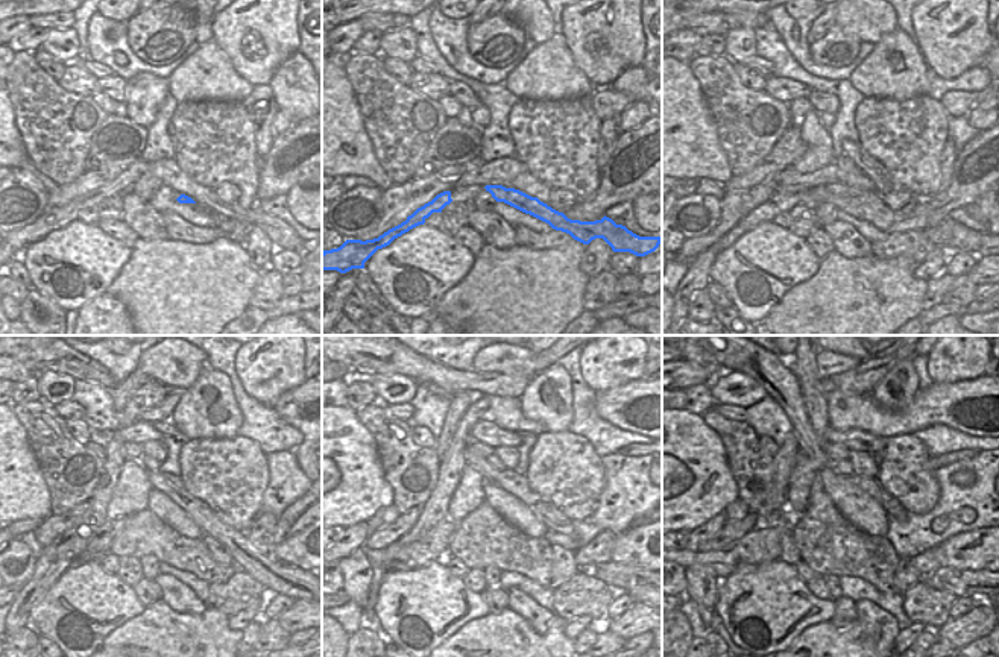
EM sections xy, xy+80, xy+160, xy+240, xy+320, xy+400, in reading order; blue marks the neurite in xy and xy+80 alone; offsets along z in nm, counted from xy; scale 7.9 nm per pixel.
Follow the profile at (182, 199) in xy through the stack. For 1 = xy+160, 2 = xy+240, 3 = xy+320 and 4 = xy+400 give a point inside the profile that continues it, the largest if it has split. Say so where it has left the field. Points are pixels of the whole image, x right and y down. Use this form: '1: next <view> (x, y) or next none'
1: next xy+160 (954, 237)
2: next xy+240 (169, 539)
3: next xy+320 (509, 537)
4: next xy+400 (820, 509)

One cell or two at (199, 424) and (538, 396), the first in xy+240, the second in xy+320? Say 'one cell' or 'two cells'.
one cell

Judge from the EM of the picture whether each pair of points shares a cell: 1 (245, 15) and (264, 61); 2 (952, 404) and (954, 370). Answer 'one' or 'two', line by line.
1: one
2: two

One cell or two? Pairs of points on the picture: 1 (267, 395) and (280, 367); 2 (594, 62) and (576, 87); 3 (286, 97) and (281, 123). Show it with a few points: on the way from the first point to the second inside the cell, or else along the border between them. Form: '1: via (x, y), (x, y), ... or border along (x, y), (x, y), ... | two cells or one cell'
1: via (267, 387), (272, 374) | one cell
2: border along (567, 43), (573, 62), (592, 85) | two cells
3: border along (280, 110), (292, 123) | two cells

